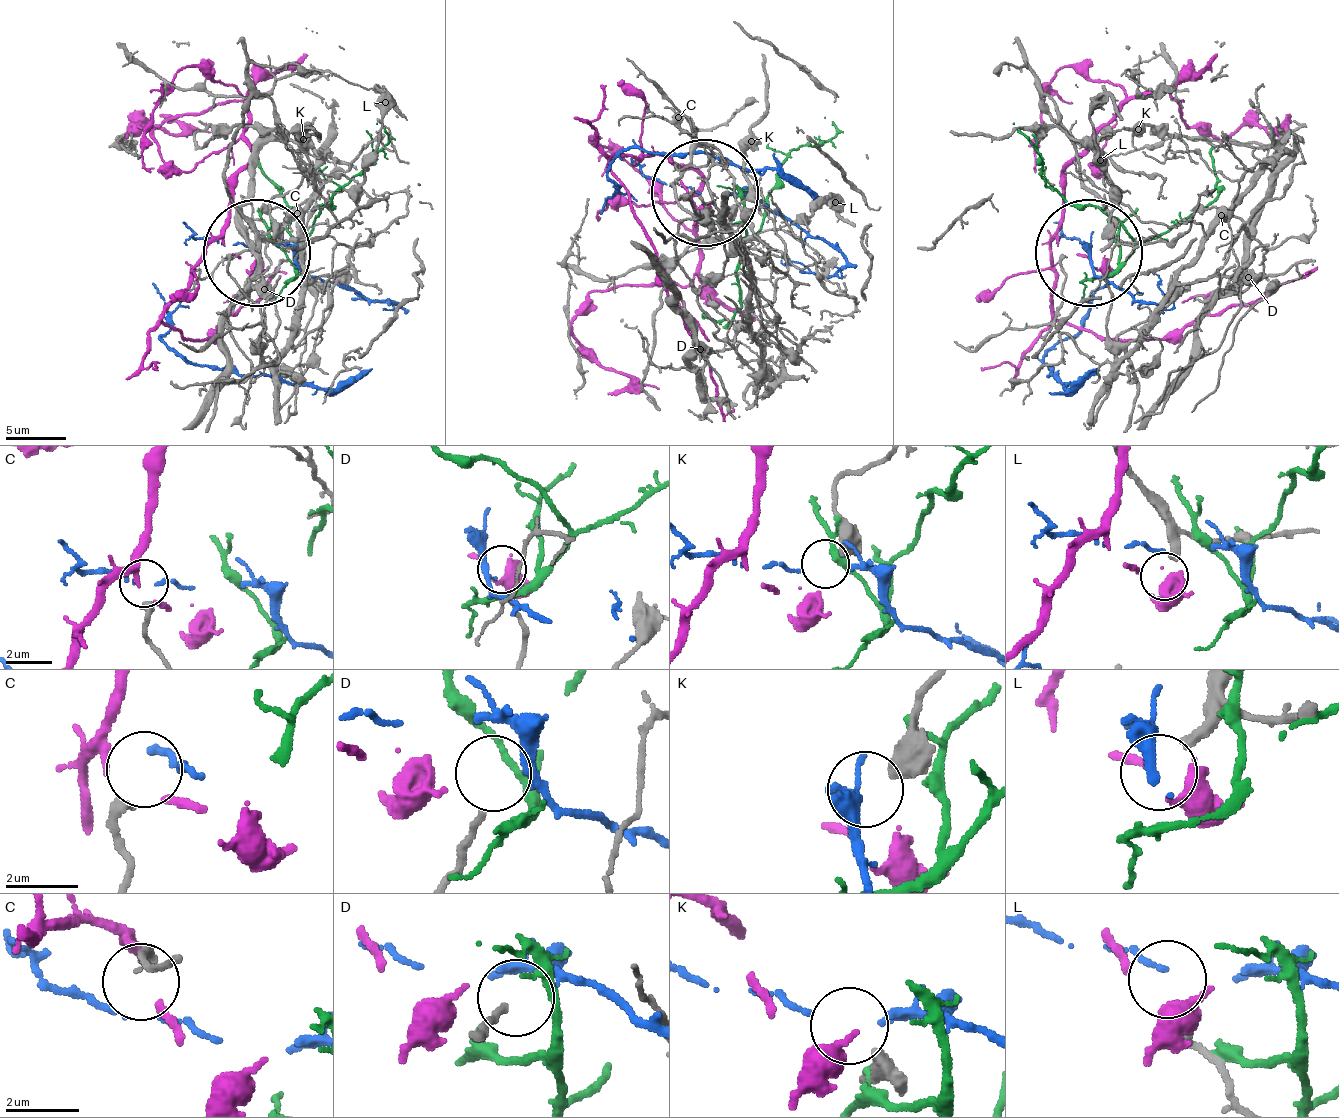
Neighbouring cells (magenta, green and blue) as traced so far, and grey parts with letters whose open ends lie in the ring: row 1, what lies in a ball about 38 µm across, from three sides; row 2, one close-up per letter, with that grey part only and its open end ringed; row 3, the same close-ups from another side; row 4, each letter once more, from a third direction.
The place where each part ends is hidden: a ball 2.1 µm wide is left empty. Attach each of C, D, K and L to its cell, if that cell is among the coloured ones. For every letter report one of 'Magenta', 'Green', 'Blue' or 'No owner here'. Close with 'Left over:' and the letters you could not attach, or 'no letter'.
C: No owner here
D: No owner here
K: No owner here
L: No owner here
Left over: C, D, K, L

